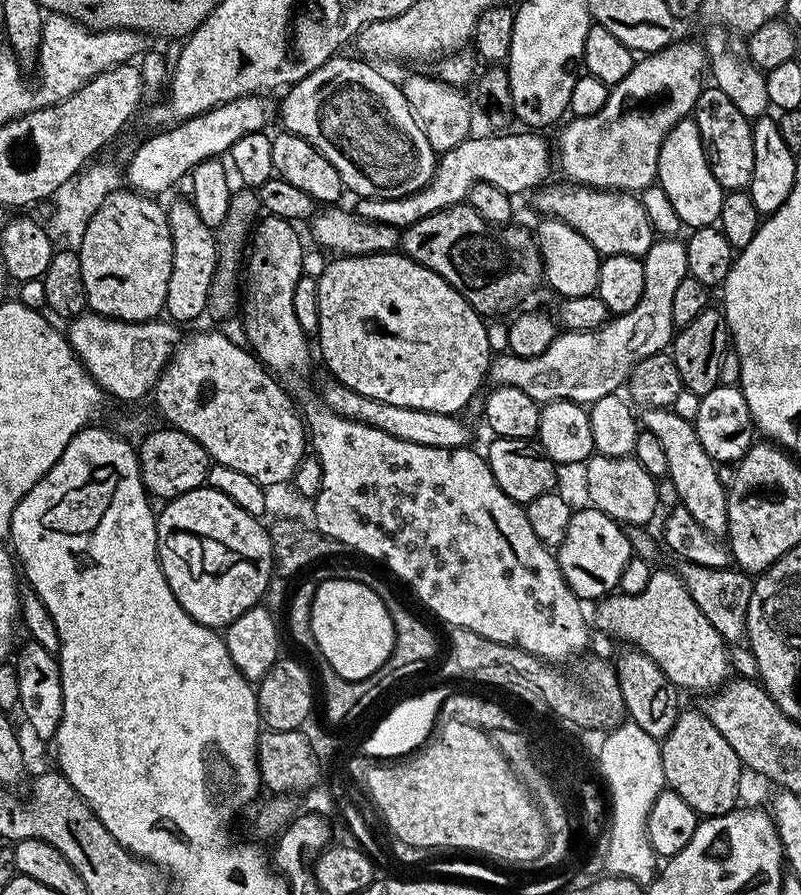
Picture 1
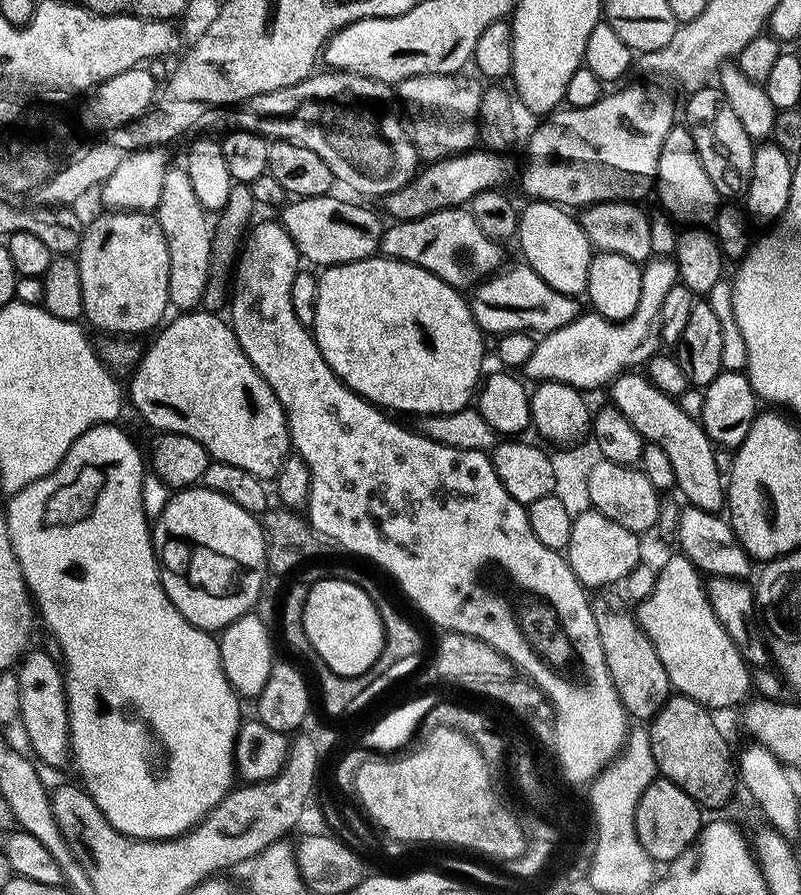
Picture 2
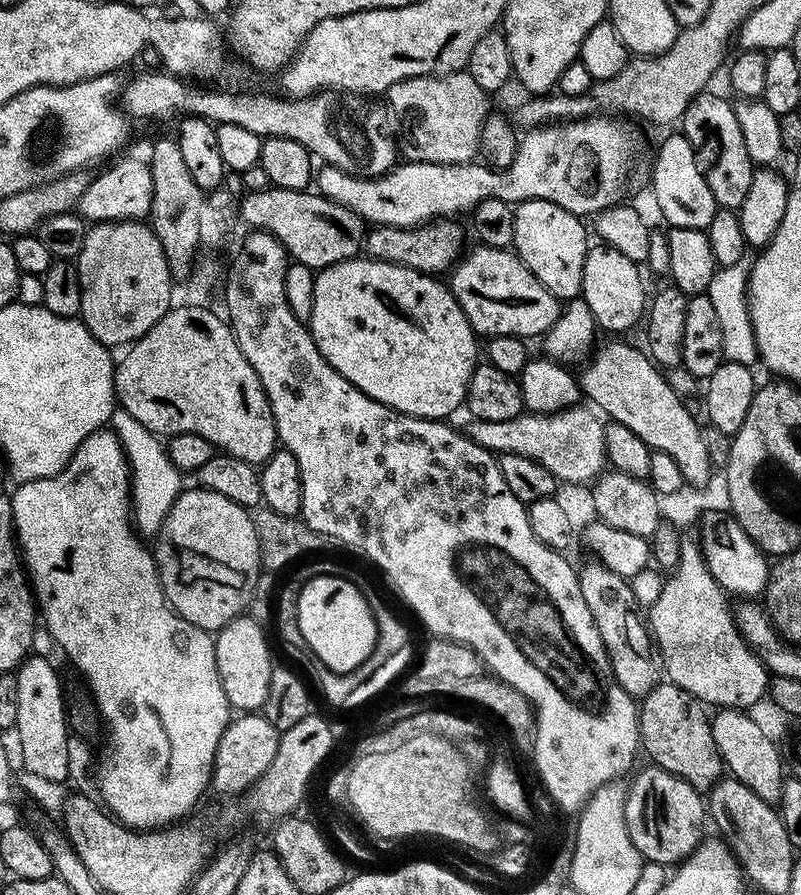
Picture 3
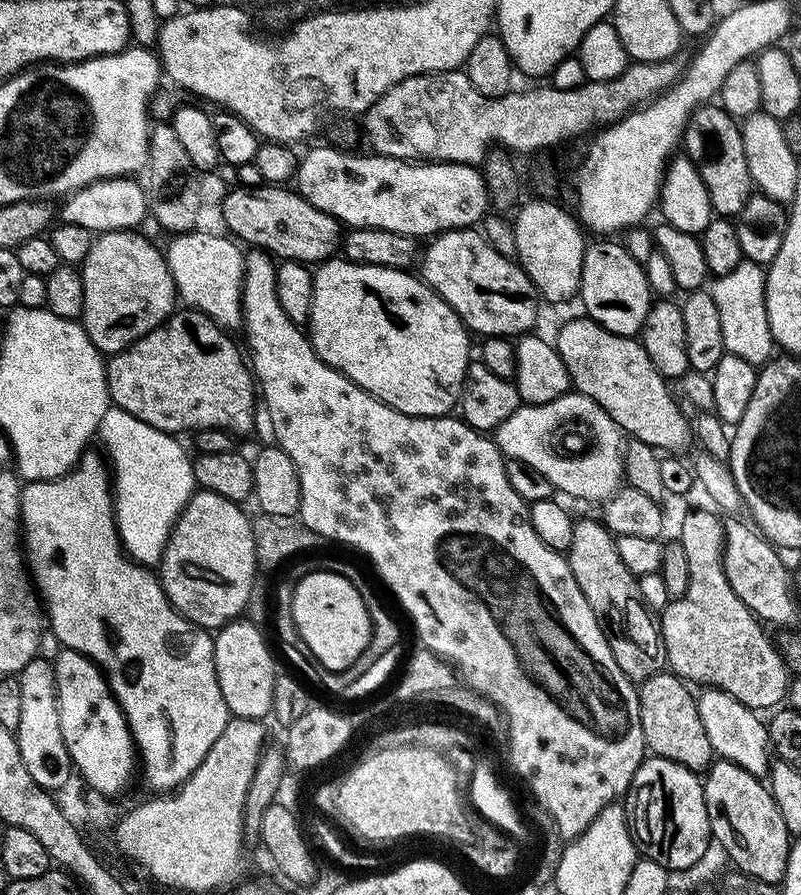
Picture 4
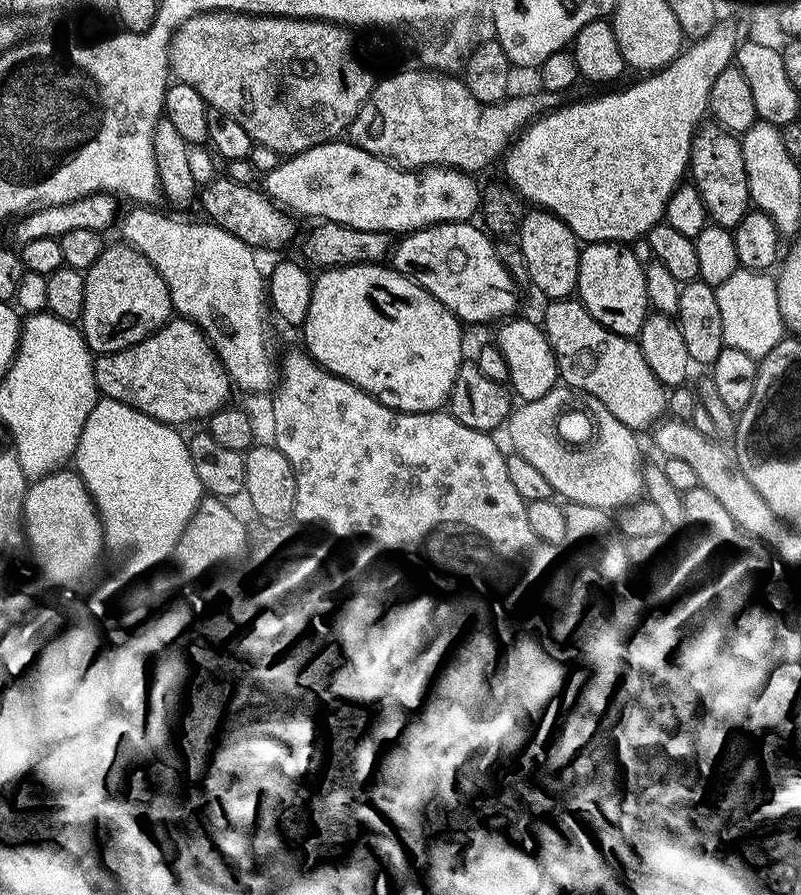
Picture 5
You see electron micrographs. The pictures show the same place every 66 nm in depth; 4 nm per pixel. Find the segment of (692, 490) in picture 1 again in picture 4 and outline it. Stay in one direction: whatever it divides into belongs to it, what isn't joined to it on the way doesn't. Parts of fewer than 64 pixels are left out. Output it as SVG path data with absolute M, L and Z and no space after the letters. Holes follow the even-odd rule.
M581 318L566 321L557 330L554 343L572 379L572 388L586 394L586 398L594 398L614 418L621 433L668 454L679 453L679 448L686 447L688 439L693 439L690 420L683 416L674 392L672 397L669 381L650 362L650 354L646 354L639 339L619 336L592 320Z

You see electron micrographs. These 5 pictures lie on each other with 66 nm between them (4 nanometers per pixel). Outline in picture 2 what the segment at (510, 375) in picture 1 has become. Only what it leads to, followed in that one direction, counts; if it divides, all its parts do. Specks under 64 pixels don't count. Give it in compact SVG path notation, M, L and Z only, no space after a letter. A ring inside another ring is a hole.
M649 259L642 268L642 298L638 302L638 310L634 310L630 318L613 322L602 318L597 312L585 311L574 322L562 326L562 330L541 335L535 341L530 358L522 366L523 375L532 382L553 380L589 390L600 388L603 384L604 387L611 385L616 377L637 366L647 365L661 347L662 301L666 299L670 286L677 283L675 259Z

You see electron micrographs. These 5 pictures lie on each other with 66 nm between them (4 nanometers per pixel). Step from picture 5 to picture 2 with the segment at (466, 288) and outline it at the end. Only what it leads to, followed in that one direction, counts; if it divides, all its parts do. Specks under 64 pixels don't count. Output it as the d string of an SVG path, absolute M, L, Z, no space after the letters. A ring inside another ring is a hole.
M517 262L513 268L507 268L481 280L471 289L472 317L476 319L476 325L480 327L481 332L547 334L562 330L562 326L574 322L576 317L581 315L581 301L577 297L562 294L542 282L542 278L538 278L536 271L528 264Z

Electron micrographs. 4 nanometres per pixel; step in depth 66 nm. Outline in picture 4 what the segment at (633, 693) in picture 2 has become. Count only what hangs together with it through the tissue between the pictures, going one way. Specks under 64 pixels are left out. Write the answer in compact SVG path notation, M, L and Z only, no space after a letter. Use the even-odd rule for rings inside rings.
M577 519L574 526L574 542L568 547L566 559L586 602L590 602L597 616L606 621L608 645L612 647L614 662L618 662L622 674L626 674L633 682L643 682L649 680L654 674L665 671L666 657L657 621L642 598L638 577L628 569L626 562L622 562L620 551L616 549L616 537L604 527L599 519Z

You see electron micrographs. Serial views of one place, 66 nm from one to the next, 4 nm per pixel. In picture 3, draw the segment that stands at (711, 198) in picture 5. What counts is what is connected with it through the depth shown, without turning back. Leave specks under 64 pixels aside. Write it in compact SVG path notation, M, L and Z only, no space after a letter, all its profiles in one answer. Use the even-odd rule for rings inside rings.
M712 91L699 92L690 102L690 106L686 106L682 117L682 134L698 150L703 149L703 144L707 140L713 140L720 147L712 160L712 165L704 168L704 177L710 186L710 194L714 194L719 207L739 210L750 191L754 165L750 153L746 151L746 141L742 138L742 126L738 126L738 114L733 101L728 101L726 97Z

